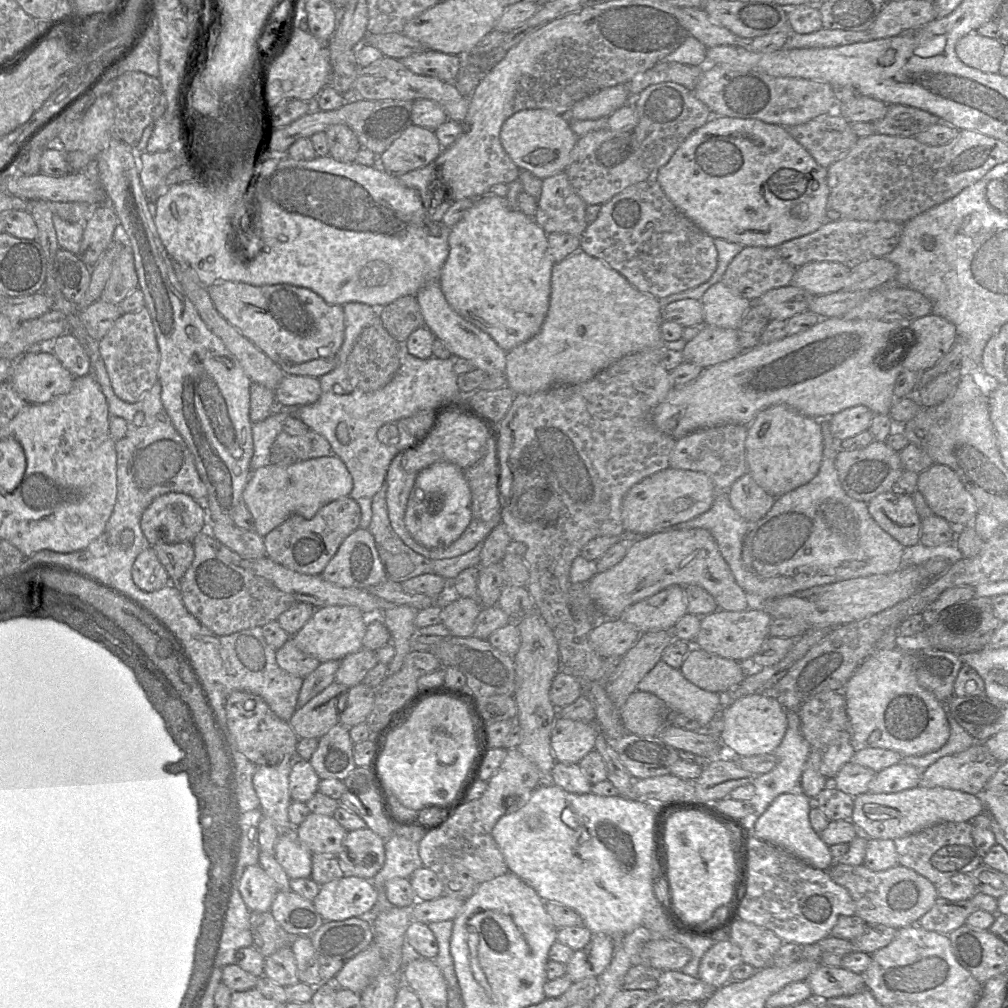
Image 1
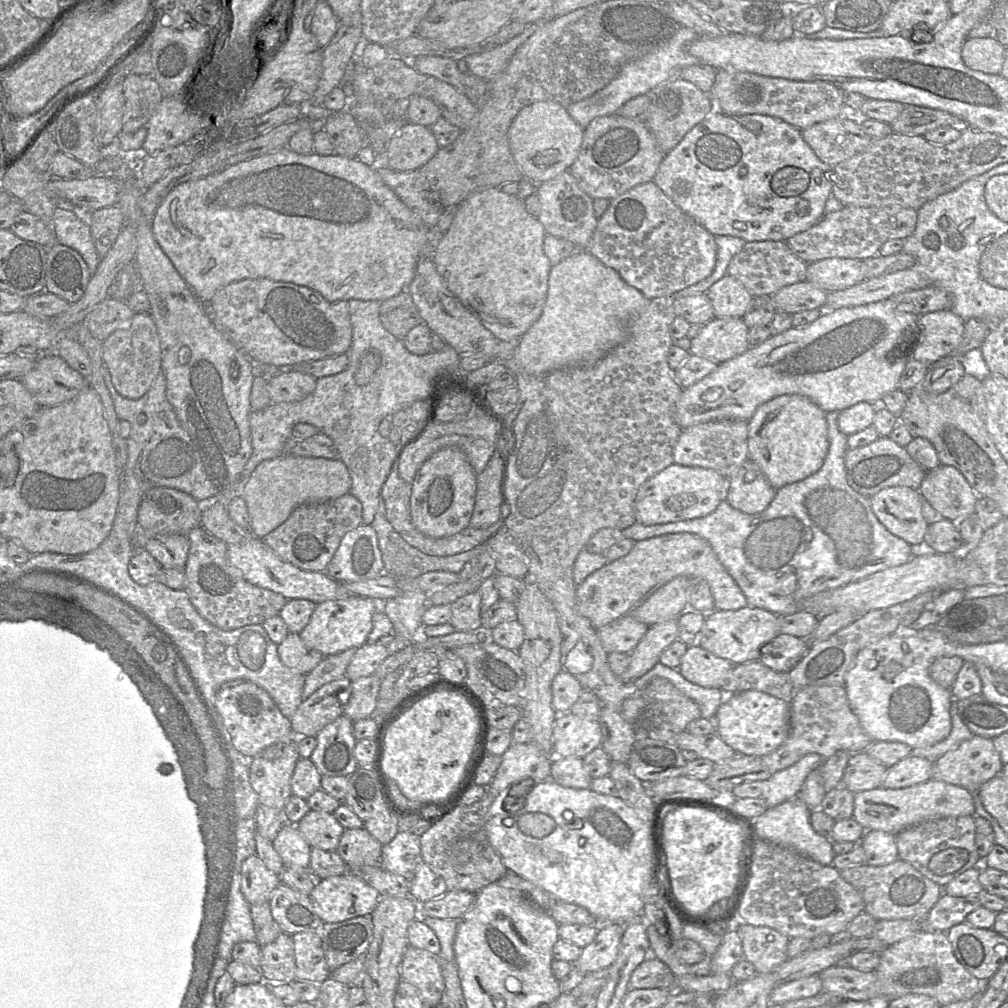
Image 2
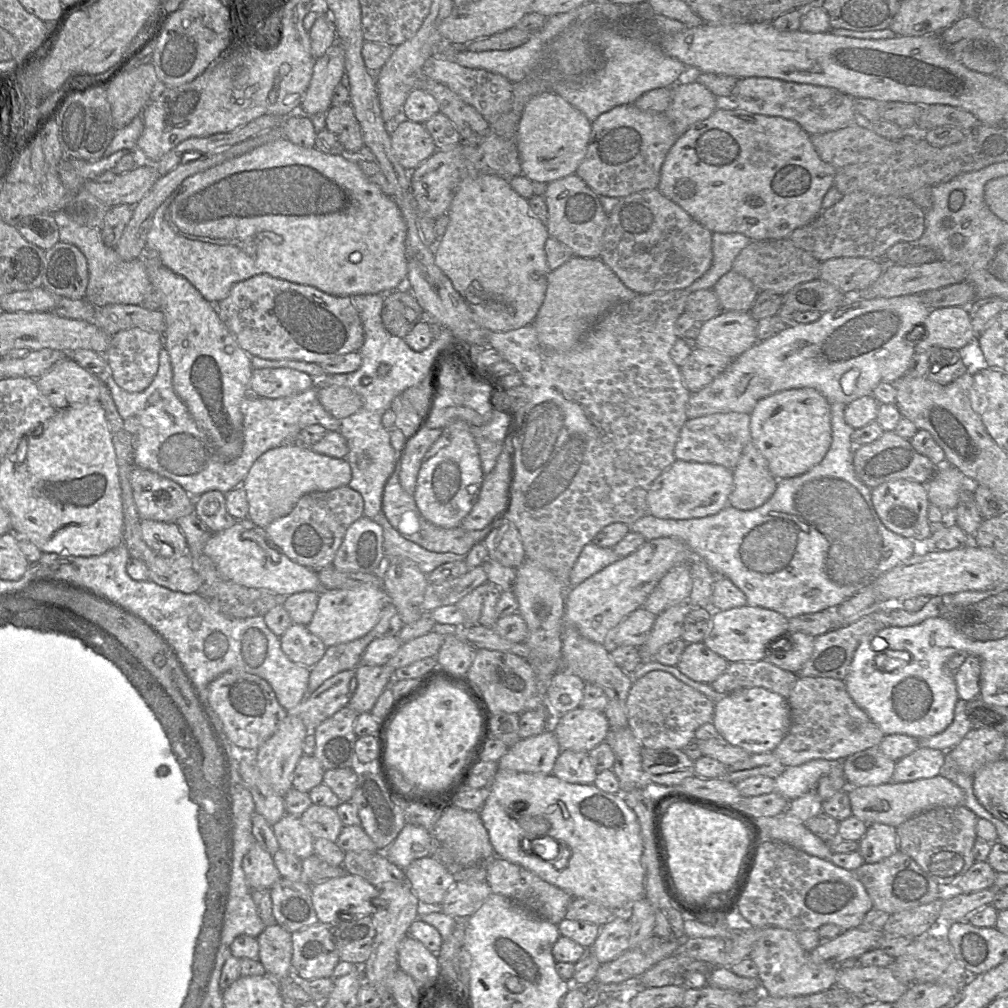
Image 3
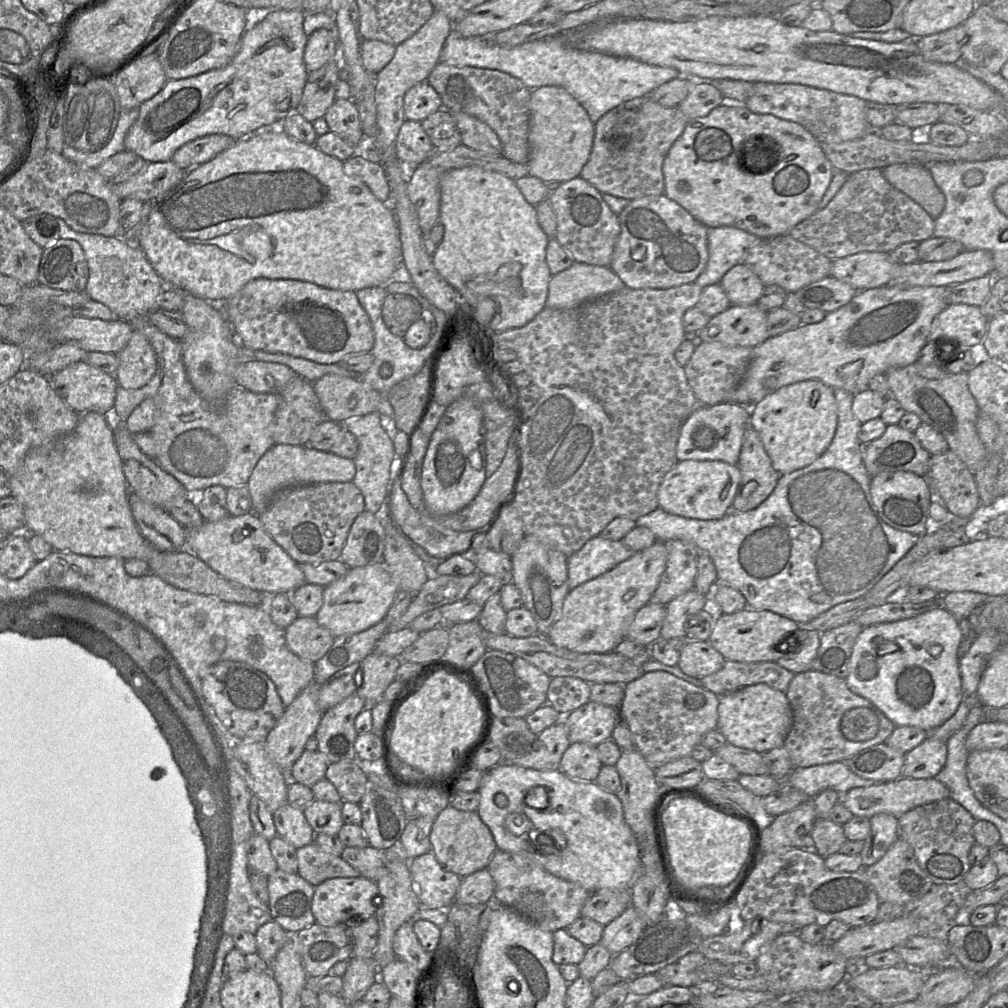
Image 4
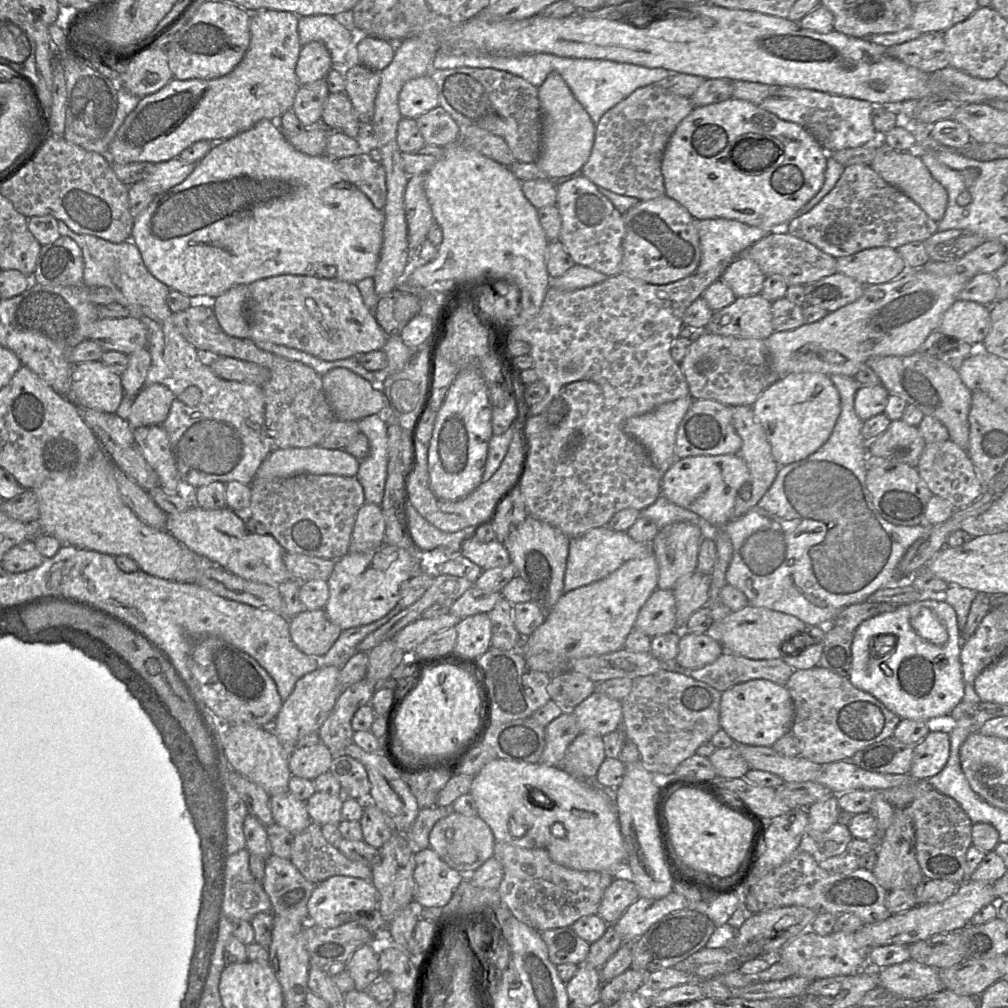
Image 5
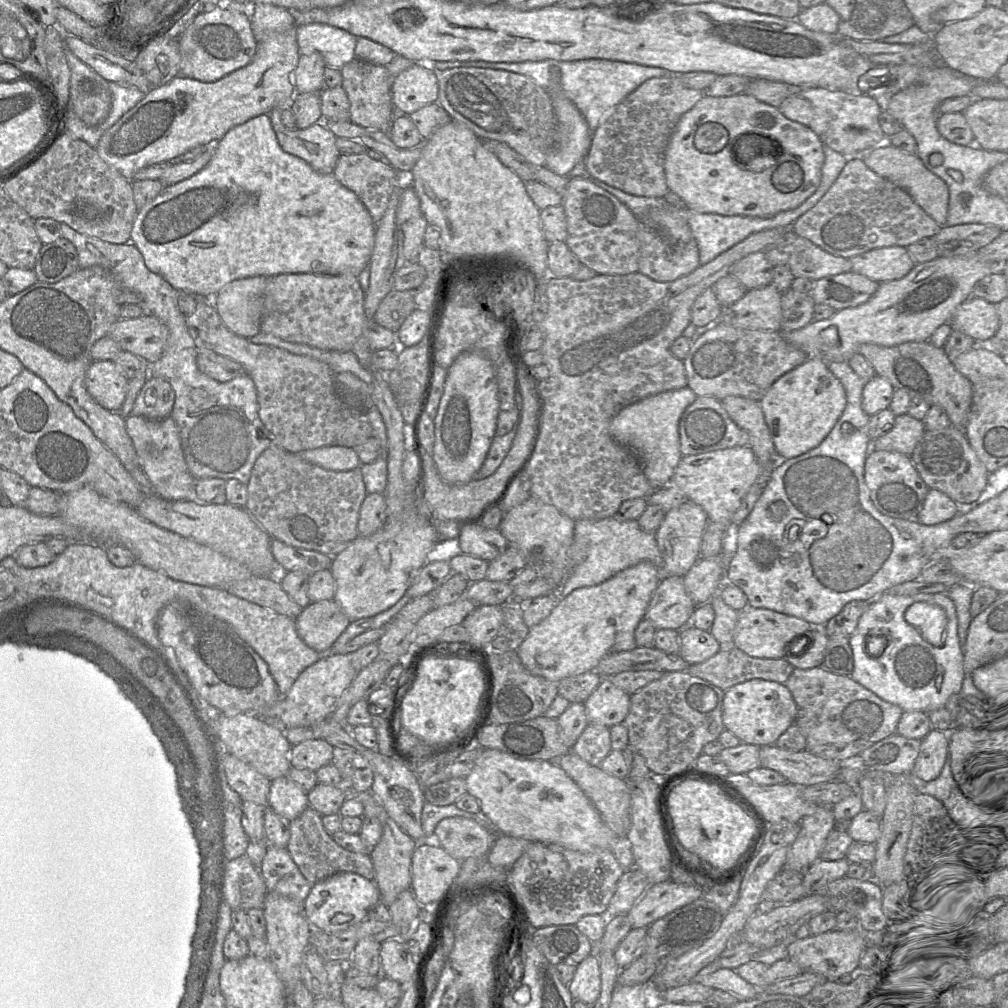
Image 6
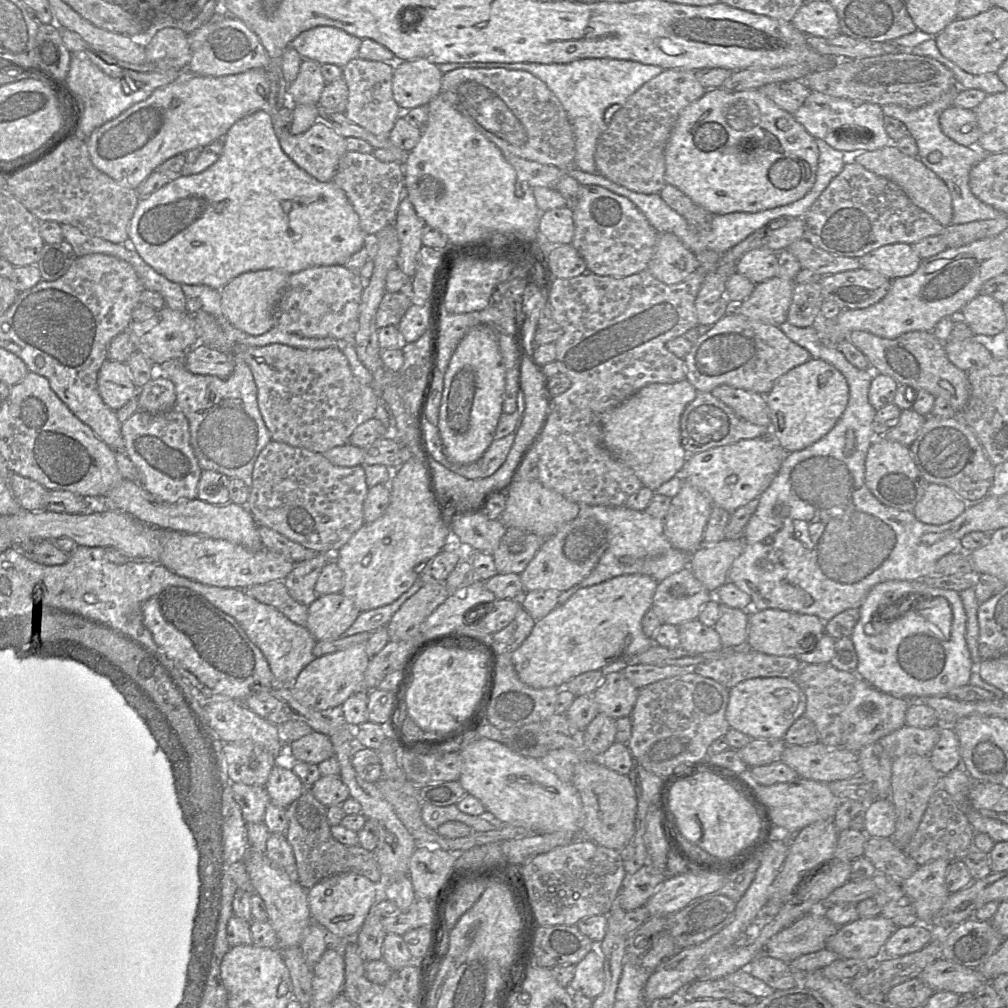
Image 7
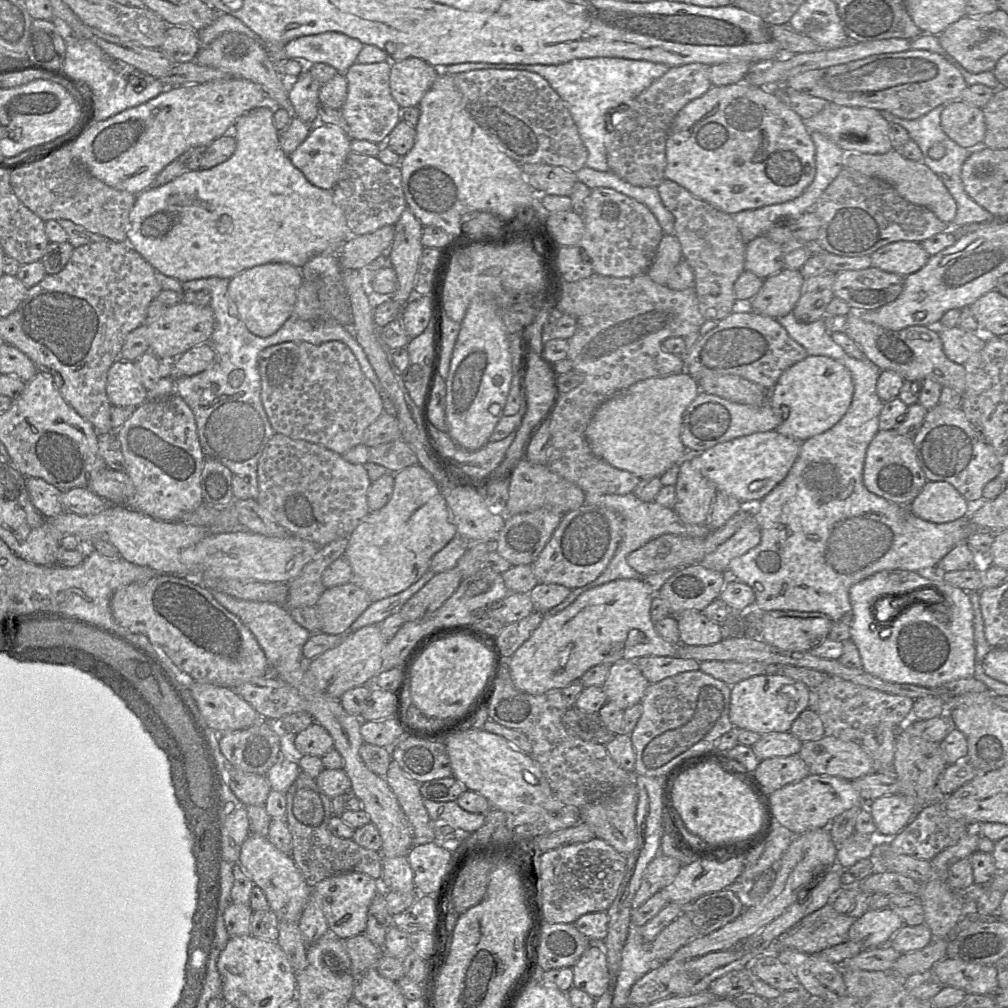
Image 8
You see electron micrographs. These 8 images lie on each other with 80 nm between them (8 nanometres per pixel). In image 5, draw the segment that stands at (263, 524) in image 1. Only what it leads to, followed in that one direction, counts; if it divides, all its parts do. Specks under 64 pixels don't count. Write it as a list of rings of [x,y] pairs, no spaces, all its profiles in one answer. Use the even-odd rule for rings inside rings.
[[[275,448],[262,461],[255,477],[265,480],[287,478],[299,474],[338,475],[353,477],[360,461],[344,449]]]

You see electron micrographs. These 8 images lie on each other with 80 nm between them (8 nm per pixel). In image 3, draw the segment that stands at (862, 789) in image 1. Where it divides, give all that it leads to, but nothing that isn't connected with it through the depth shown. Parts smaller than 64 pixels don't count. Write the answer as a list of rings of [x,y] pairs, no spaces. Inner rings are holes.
[[[872,747],[845,758],[842,770],[848,787],[878,786],[891,782],[895,764],[879,747]]]

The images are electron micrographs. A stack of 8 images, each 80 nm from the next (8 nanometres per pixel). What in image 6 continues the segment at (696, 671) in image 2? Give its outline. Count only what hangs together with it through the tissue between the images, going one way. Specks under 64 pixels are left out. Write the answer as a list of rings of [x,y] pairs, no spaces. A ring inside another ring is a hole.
[[[687,625],[679,631],[681,657],[689,664],[706,661],[721,650],[721,645],[709,630]]]

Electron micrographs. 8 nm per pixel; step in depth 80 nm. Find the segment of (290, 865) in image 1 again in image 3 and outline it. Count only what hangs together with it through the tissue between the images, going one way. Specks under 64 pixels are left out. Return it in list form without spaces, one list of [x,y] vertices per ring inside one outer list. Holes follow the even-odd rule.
[[[286,813],[272,827],[281,849],[295,854],[300,859],[314,854],[315,838],[303,826],[300,817]]]

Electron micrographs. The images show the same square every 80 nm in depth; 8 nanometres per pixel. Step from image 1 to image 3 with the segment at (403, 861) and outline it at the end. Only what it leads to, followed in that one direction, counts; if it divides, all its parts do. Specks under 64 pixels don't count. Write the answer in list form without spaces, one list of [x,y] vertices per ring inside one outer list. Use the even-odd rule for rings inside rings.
[[[406,824],[386,851],[381,852],[405,870],[413,860],[431,855],[431,832],[422,826]]]

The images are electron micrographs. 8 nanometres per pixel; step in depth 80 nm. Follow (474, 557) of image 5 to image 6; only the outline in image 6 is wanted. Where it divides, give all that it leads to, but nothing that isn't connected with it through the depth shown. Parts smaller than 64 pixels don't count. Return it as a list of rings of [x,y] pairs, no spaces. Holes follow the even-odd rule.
[[[481,524],[462,526],[458,540],[463,554],[488,562],[504,553],[508,546],[500,529],[487,529]]]

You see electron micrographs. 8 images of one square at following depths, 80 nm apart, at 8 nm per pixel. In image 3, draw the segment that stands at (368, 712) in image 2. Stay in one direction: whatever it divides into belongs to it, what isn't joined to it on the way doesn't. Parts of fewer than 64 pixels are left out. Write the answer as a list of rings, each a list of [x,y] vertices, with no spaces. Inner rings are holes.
[[[359,664],[356,668],[357,688],[348,706],[358,714],[371,712],[384,689],[392,683],[395,670],[390,666]]]

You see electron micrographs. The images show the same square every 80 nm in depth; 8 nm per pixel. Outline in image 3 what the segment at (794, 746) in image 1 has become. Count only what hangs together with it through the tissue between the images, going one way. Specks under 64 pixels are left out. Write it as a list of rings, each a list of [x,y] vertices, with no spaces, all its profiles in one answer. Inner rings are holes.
[[[814,759],[804,764],[786,767],[781,775],[775,778],[775,789],[788,801],[792,801],[815,790],[818,780],[827,774],[833,766],[841,764],[842,761]]]

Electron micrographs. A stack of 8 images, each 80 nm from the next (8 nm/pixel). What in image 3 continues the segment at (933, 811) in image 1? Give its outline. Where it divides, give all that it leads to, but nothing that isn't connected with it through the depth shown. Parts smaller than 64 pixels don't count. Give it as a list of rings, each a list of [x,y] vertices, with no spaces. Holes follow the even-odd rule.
[[[942,775],[911,782],[888,782],[878,786],[848,787],[852,816],[866,824],[883,823],[897,827],[914,815],[934,807],[964,805],[963,790]]]

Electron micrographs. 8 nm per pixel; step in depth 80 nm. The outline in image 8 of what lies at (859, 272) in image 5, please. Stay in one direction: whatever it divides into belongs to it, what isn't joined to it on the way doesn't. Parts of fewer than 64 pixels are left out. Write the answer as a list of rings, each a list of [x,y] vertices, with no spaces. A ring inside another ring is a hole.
[[[897,241],[879,248],[870,257],[871,267],[907,276],[921,269],[931,256],[919,242]]]

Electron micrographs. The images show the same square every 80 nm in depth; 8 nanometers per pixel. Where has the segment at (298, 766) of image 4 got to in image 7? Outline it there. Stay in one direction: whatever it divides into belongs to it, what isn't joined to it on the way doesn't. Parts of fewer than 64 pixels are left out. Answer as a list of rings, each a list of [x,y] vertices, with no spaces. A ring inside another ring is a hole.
[[[317,731],[290,743],[290,755],[294,760],[318,765],[334,755],[330,737]]]

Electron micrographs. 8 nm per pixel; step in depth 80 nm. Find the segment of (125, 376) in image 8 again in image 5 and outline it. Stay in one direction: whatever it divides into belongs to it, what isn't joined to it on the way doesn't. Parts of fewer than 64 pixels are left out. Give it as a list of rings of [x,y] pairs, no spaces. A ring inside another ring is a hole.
[[[101,361],[73,365],[68,399],[78,408],[115,413],[124,397],[121,375]]]

